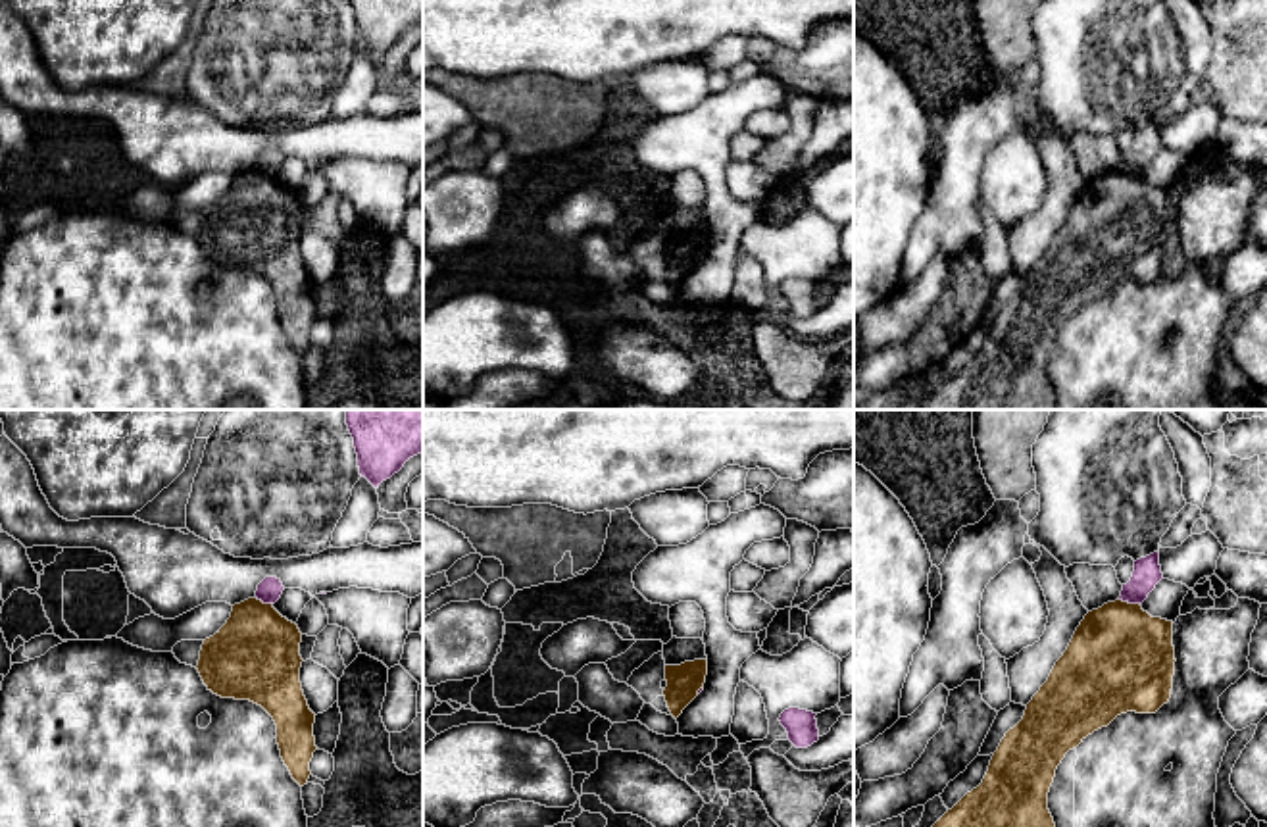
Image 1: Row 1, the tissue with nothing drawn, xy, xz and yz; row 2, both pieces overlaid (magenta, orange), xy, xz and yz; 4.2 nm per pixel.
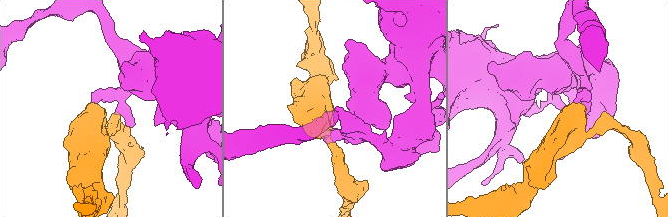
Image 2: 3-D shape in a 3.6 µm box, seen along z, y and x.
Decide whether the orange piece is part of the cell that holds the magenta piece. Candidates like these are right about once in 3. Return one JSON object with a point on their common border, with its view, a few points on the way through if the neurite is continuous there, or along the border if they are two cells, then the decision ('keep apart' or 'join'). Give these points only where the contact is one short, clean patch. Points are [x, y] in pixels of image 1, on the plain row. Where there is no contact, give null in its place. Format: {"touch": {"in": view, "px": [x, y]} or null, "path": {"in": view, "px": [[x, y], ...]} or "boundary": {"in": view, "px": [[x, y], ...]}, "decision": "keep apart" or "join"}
{"touch": {"in": "yz", "px": [1129, 172]}, "boundary": {"in": "yz", "px": [[1119, 168], [1139, 174]]}, "decision": "keep apart"}

